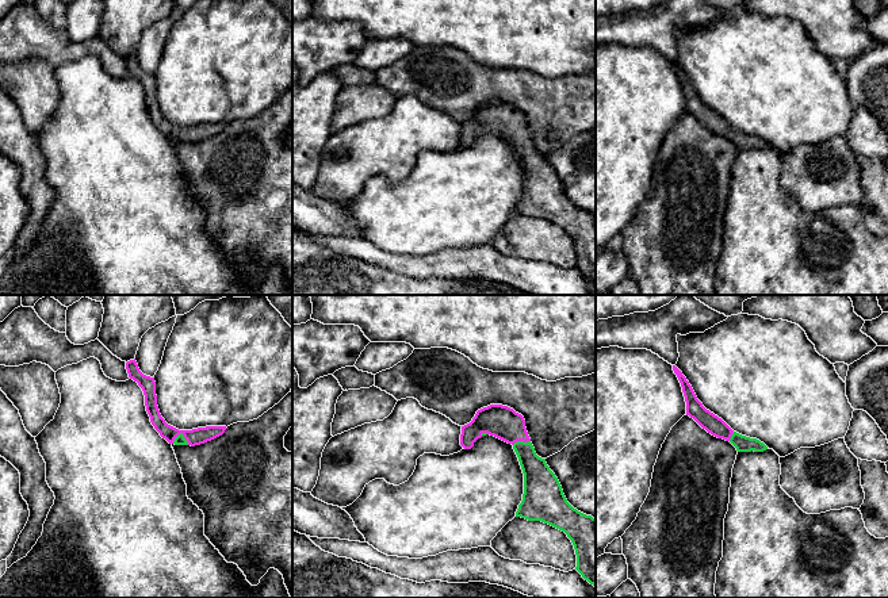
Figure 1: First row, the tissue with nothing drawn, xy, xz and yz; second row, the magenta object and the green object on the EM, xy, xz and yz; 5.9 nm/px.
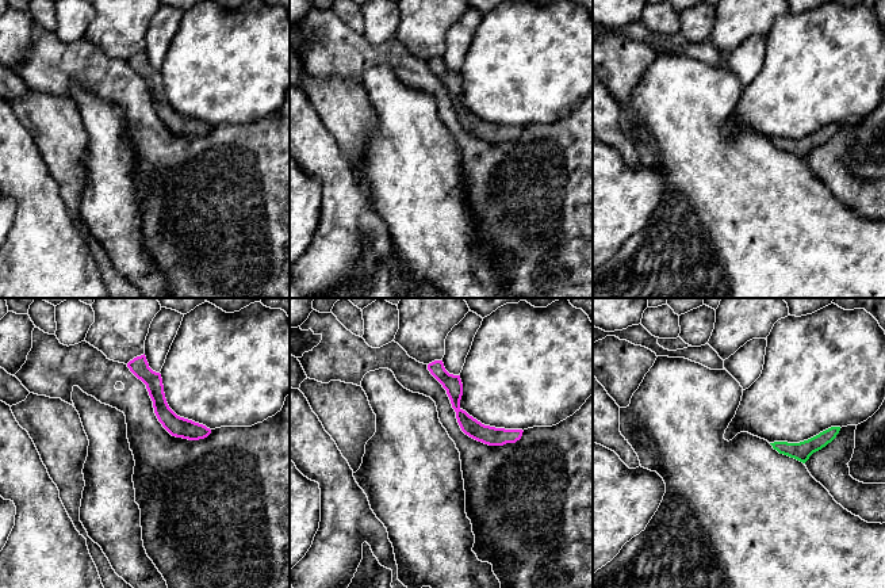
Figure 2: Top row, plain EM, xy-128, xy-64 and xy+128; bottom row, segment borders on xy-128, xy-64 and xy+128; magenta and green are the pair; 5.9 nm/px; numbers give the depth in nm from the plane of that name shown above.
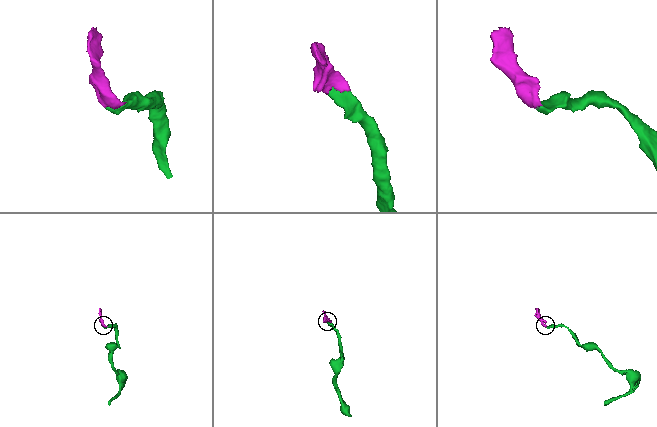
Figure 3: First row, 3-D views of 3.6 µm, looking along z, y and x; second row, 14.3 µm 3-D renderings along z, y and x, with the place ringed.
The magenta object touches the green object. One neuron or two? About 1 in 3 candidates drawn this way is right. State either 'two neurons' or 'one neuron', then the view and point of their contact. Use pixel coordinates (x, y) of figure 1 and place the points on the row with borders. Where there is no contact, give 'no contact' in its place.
one neuron; meets magenta in xy at (183, 434)

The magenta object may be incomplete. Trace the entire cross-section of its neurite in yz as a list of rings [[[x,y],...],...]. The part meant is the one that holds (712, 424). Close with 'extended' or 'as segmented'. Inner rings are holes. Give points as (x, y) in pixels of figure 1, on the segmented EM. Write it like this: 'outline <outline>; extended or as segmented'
outline [[[673,365],[686,402],[686,415],[693,418],[703,429],[717,438],[730,441],[738,452],[763,452],[768,446],[757,438],[750,438],[734,432],[722,418],[707,410],[697,399],[692,386],[682,372]]]; extended

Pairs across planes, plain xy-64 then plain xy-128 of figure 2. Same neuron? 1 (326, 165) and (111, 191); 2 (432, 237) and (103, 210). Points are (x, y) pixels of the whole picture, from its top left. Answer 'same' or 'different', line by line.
1: different
2: same

